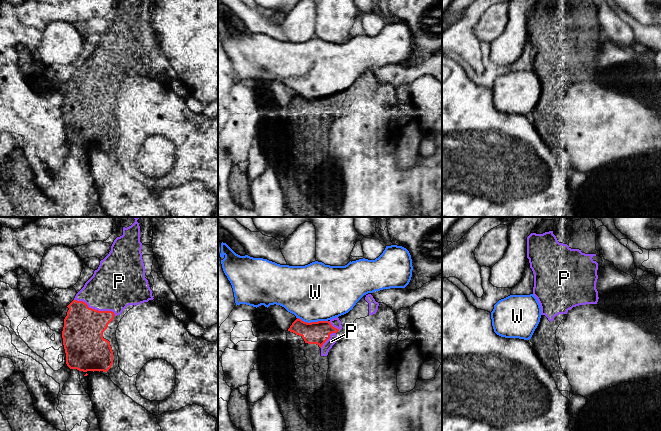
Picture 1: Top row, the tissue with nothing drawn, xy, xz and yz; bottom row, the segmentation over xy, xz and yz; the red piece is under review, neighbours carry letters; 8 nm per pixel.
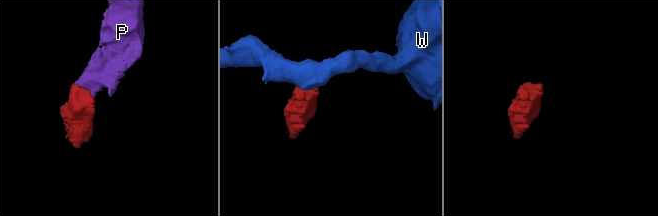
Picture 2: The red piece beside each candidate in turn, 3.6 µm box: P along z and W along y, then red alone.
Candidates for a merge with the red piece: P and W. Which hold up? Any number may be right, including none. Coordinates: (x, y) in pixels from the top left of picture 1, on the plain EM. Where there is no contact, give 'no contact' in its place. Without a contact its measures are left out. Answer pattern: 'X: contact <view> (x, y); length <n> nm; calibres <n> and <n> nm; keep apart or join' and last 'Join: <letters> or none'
P: contact xy (94, 85); length 360 nm; calibres 320 and 380 nm; join
W: contact xz (312, 98); length 260 nm; calibres 180 and 460 nm; keep apart
Join: P

